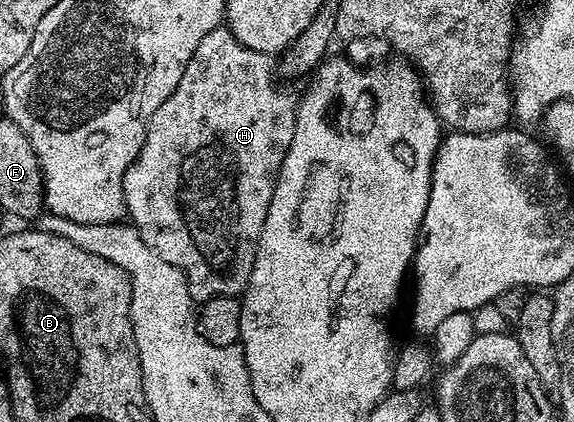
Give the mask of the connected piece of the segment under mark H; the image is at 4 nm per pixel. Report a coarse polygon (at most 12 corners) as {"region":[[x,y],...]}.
{"region":[[221,24],[126,168],[190,296],[239,295],[294,140],[273,59]]}

